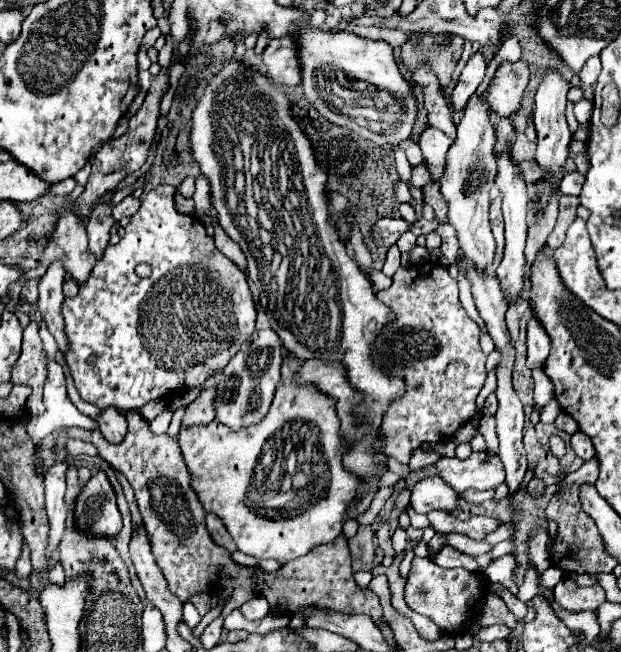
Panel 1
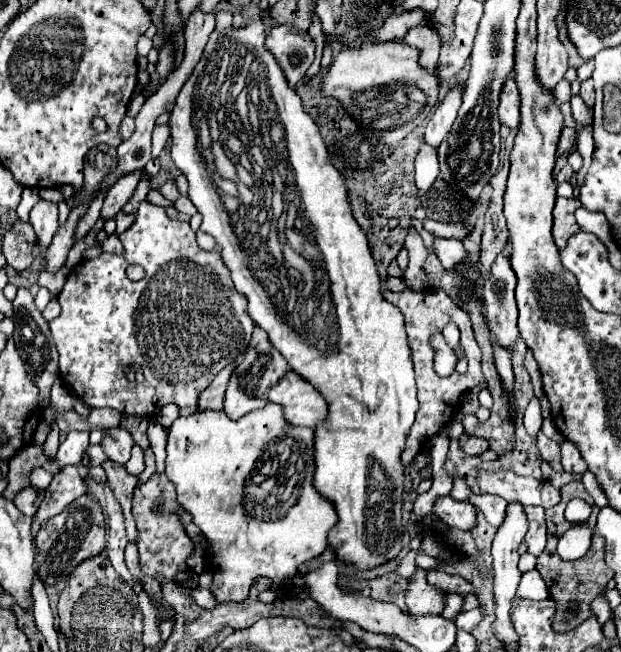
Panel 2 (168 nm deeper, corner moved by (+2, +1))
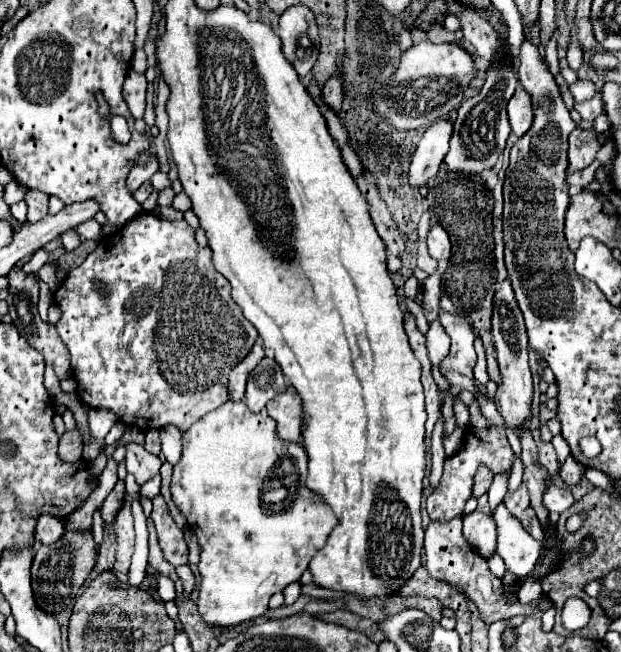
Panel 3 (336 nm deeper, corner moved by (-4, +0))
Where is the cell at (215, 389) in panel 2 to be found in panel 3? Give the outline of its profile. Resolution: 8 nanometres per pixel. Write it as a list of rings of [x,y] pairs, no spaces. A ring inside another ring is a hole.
[[[256,344],[250,350],[250,354],[230,372],[230,376],[228,376],[228,394],[230,394],[232,402],[238,402],[238,400],[244,398],[246,378],[252,372],[252,368],[258,364],[258,360],[262,360],[262,358],[264,358],[264,350],[262,350],[262,346]]]

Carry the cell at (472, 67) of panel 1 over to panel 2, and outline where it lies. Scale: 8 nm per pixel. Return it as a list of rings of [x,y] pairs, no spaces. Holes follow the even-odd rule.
[[[456,87],[446,95],[446,99],[440,103],[436,113],[428,121],[428,125],[424,129],[424,143],[432,145],[432,147],[438,147],[442,143],[442,139],[448,135],[448,131],[456,119],[460,103],[462,103],[462,89]]]

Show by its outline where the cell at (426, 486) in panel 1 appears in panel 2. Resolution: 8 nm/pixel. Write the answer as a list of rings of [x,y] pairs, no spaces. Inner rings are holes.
[[[440,497],[434,513],[448,525],[460,531],[472,531],[476,527],[476,507],[468,501],[454,501],[452,497]]]

